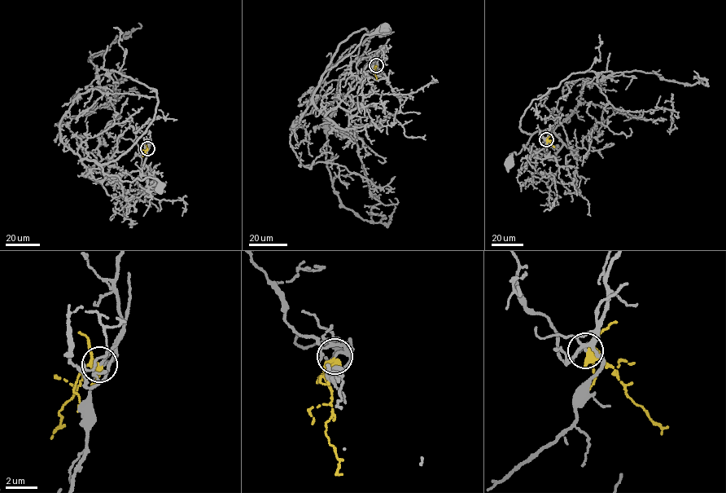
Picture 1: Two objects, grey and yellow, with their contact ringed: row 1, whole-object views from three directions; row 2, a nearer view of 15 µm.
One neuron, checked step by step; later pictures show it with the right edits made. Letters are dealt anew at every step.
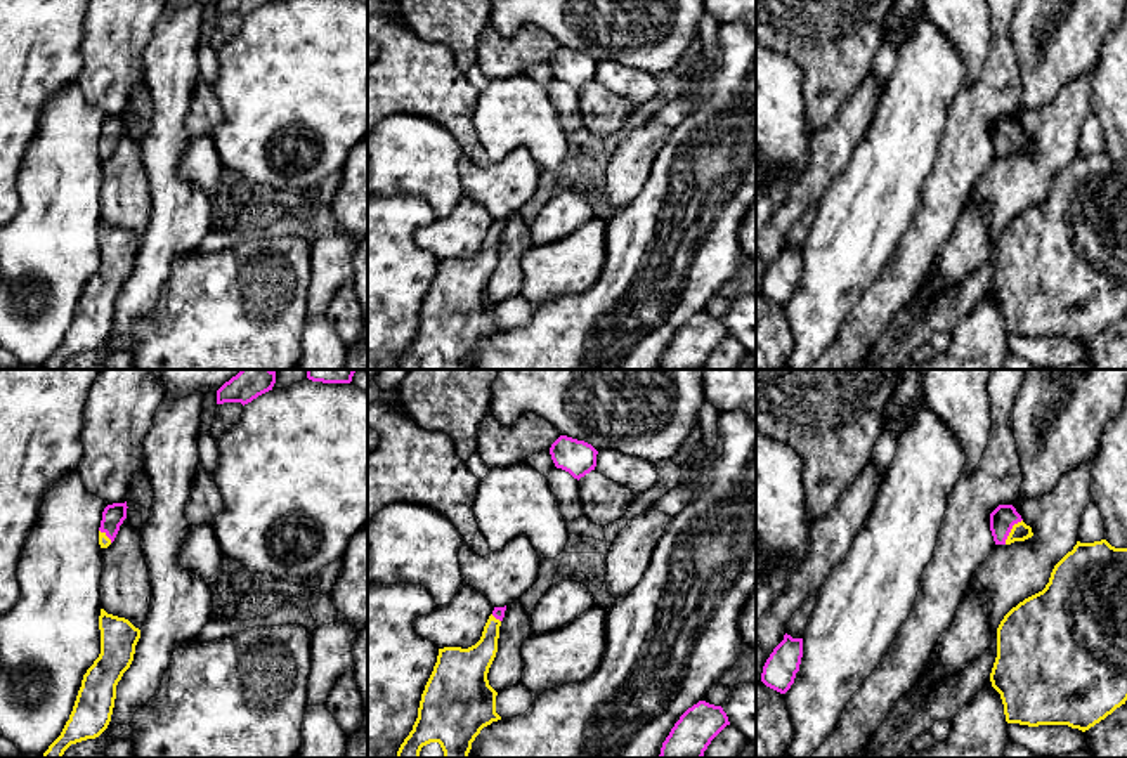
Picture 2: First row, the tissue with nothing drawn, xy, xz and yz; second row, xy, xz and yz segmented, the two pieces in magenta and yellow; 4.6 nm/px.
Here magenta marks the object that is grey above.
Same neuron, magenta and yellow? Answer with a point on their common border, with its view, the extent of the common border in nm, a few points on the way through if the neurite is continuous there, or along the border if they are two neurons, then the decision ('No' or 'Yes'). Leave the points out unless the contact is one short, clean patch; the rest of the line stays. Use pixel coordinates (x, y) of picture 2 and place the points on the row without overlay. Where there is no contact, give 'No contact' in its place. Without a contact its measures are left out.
Touches magenta at yz (1009, 143). Shared border 150 nm. Path across: yz (1003, 130), (1009, 143), (1020, 143). Yes

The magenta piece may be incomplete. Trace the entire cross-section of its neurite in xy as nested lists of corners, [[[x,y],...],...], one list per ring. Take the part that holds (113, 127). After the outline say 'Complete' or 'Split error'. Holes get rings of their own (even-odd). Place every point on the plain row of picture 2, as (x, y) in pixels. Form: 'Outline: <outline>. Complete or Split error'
Outline: [[[127,113],[125,114],[113,114],[104,120],[101,139],[99,139],[101,160],[107,160],[114,153],[114,149],[120,142],[120,137],[127,130],[127,120],[128,120]]]. Split error

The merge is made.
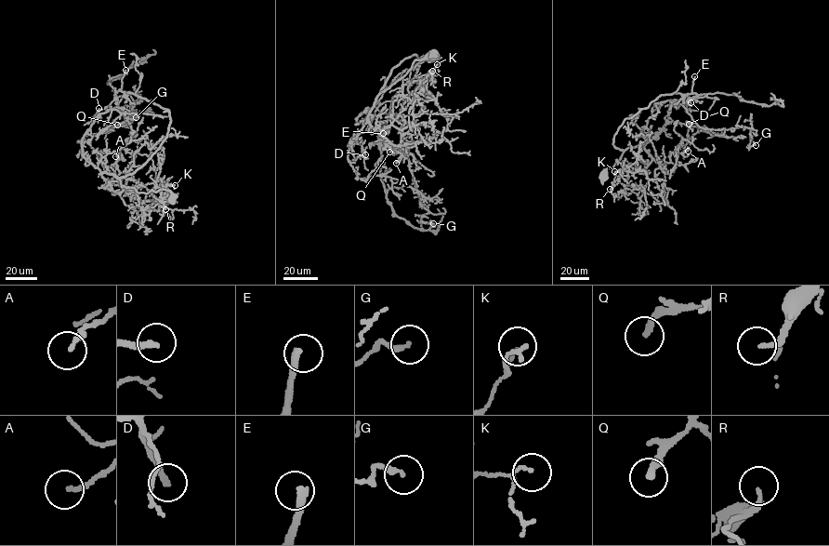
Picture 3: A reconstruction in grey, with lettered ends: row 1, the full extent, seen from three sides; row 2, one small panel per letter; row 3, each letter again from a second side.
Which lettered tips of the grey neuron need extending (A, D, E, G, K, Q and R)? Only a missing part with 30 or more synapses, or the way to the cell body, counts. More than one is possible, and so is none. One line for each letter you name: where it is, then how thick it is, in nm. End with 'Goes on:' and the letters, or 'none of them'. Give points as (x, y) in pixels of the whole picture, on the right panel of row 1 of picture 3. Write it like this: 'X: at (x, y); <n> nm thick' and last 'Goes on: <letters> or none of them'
D: at (690, 102); 240 nm thick
E: at (694, 76); 280 nm thick
R: at (610, 189); 160 nm thick
Goes on: D, E, R

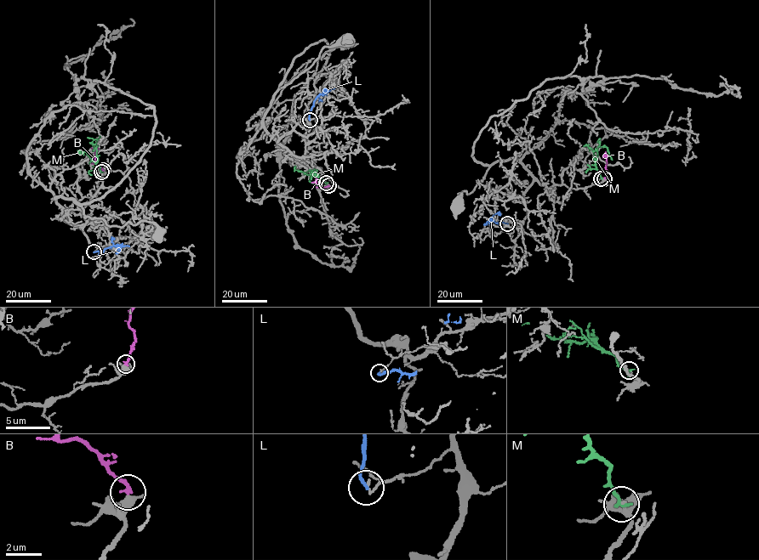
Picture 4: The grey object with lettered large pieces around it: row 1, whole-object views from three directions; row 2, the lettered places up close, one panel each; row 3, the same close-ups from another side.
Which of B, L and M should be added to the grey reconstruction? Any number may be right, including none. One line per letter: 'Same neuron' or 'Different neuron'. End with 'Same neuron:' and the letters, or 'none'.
B: Same neuron
L: Different neuron
M: Different neuron
Same neuron: B

